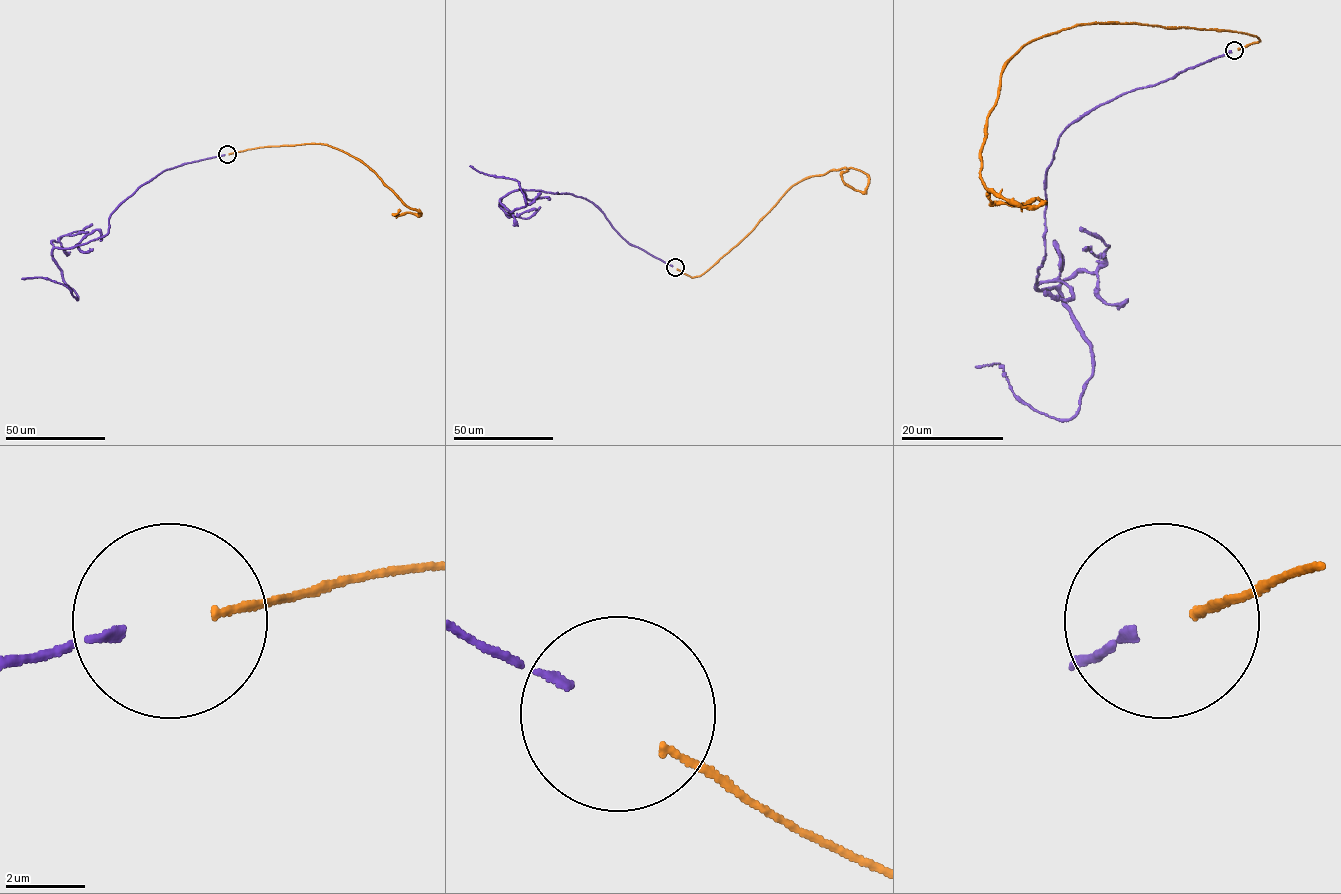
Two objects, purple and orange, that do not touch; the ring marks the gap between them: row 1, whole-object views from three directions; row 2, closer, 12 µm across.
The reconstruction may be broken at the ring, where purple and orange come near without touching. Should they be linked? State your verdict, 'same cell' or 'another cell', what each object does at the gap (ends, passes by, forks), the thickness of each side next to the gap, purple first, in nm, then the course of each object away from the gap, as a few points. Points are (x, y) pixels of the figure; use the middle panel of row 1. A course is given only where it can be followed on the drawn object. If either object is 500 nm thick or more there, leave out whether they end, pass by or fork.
same cell | purple ends | orange ends | 200/200 nm | purple via (672, 266), (570, 193), (512, 191), (500, 200), (509, 212), (526, 205), (519, 183), (469, 166) | orange via (677, 269), (706, 272), (812, 176), (853, 167), (868, 178), (863, 192), (842, 180), (847, 170)

